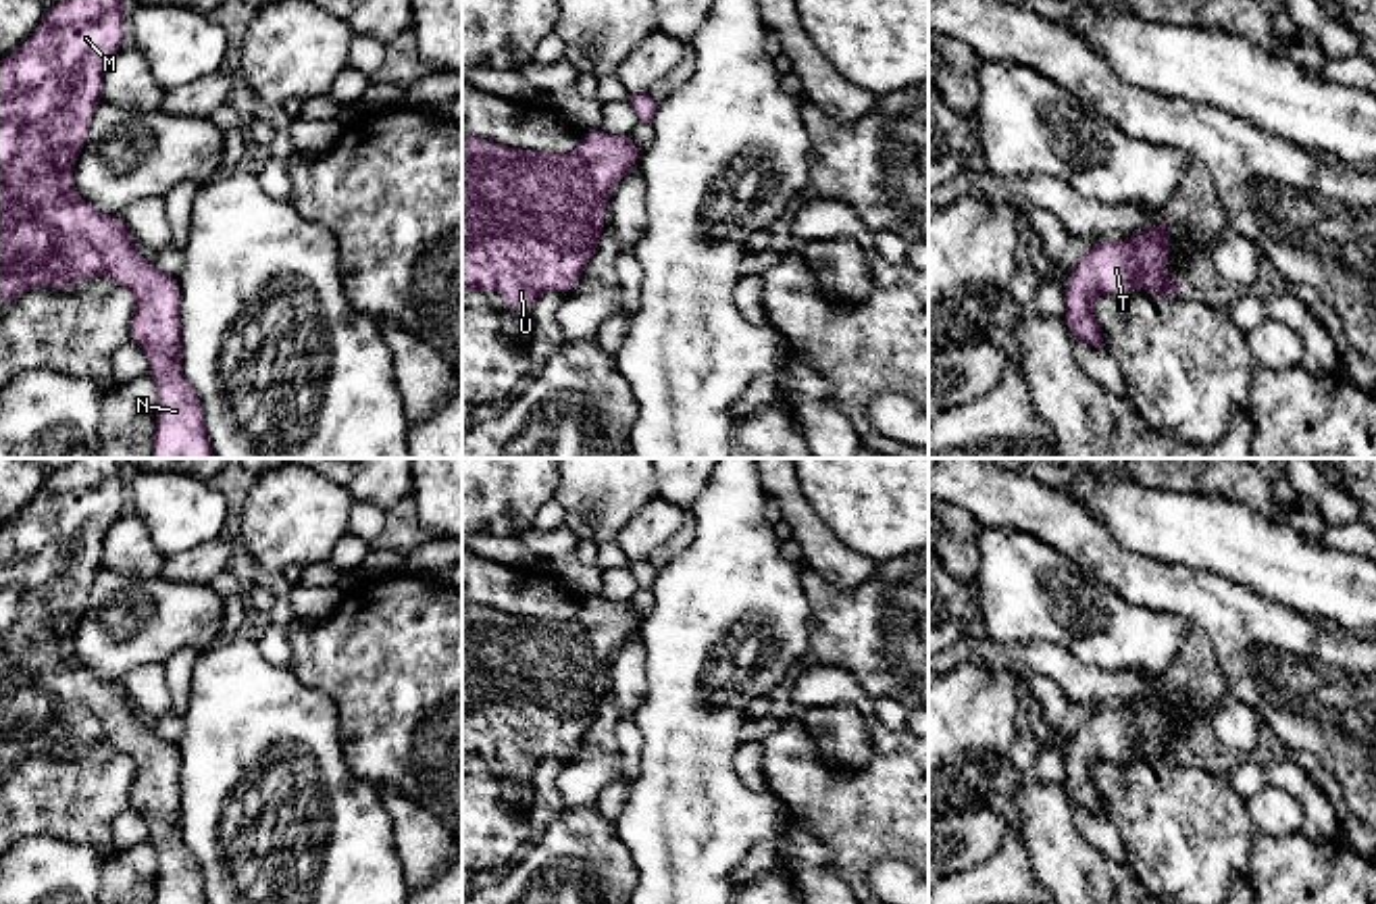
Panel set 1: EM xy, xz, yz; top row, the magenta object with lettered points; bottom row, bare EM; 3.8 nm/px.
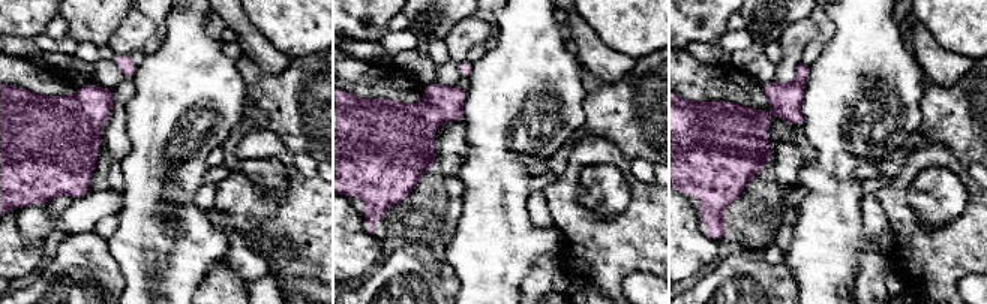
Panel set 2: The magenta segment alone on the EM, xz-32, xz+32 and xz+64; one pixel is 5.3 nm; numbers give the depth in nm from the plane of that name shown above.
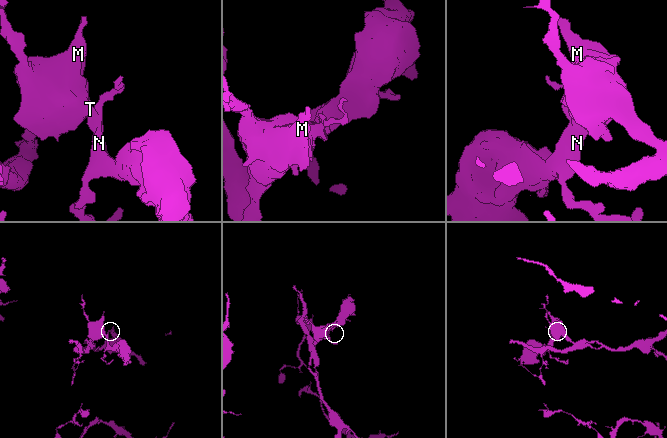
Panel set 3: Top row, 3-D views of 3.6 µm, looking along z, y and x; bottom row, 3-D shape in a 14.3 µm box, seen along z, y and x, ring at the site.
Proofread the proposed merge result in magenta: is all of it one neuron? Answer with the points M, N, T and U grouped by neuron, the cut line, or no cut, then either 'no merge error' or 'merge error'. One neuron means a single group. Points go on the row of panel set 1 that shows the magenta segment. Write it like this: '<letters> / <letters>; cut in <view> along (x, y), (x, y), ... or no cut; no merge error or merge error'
M N T U; no cut; no merge error

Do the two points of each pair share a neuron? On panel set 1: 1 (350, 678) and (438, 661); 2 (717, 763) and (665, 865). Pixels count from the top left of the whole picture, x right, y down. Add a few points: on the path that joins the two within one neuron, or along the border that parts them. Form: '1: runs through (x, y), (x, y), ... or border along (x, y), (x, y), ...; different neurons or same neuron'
1: runs through (371, 661), (417, 661); same neuron
2: runs through (692, 788), (688, 792), (685, 840); same neuron

